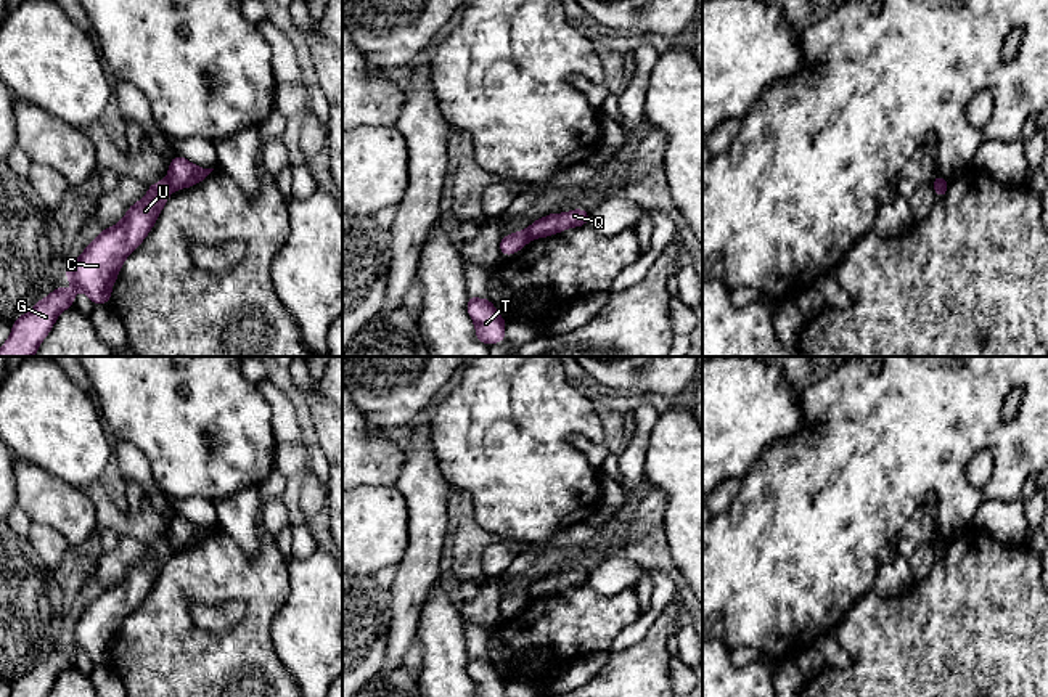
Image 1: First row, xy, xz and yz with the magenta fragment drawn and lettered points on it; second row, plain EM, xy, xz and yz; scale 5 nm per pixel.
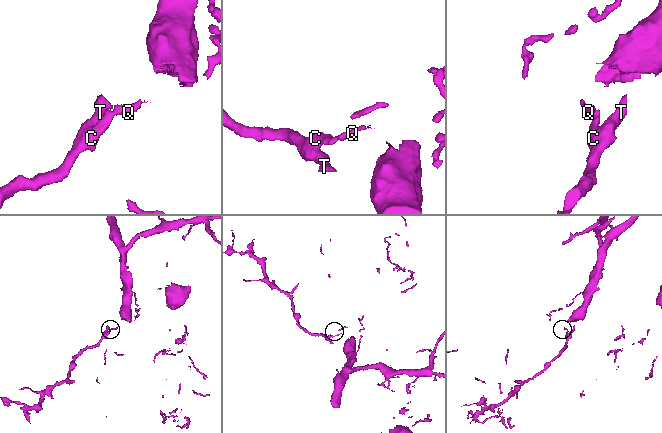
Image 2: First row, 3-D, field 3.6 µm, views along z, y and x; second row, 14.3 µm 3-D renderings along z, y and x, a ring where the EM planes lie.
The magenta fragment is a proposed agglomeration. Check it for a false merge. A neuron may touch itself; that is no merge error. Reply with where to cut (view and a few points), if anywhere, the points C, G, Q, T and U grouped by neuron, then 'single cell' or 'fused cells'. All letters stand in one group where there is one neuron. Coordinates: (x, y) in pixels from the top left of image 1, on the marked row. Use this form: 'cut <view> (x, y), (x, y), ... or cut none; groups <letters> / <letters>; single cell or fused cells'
cut xy (166, 179), (174, 188); groups C G T U / Q; fused cells

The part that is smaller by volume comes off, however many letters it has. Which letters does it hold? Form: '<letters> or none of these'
C, G, T, U

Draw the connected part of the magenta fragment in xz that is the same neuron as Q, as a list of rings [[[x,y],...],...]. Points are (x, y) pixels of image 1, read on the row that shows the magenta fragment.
[[[575,209],[564,214],[550,214],[543,218],[535,220],[527,228],[532,239],[545,238],[556,234],[563,230],[572,228],[572,226],[582,226],[587,225],[590,214],[582,209]]]

